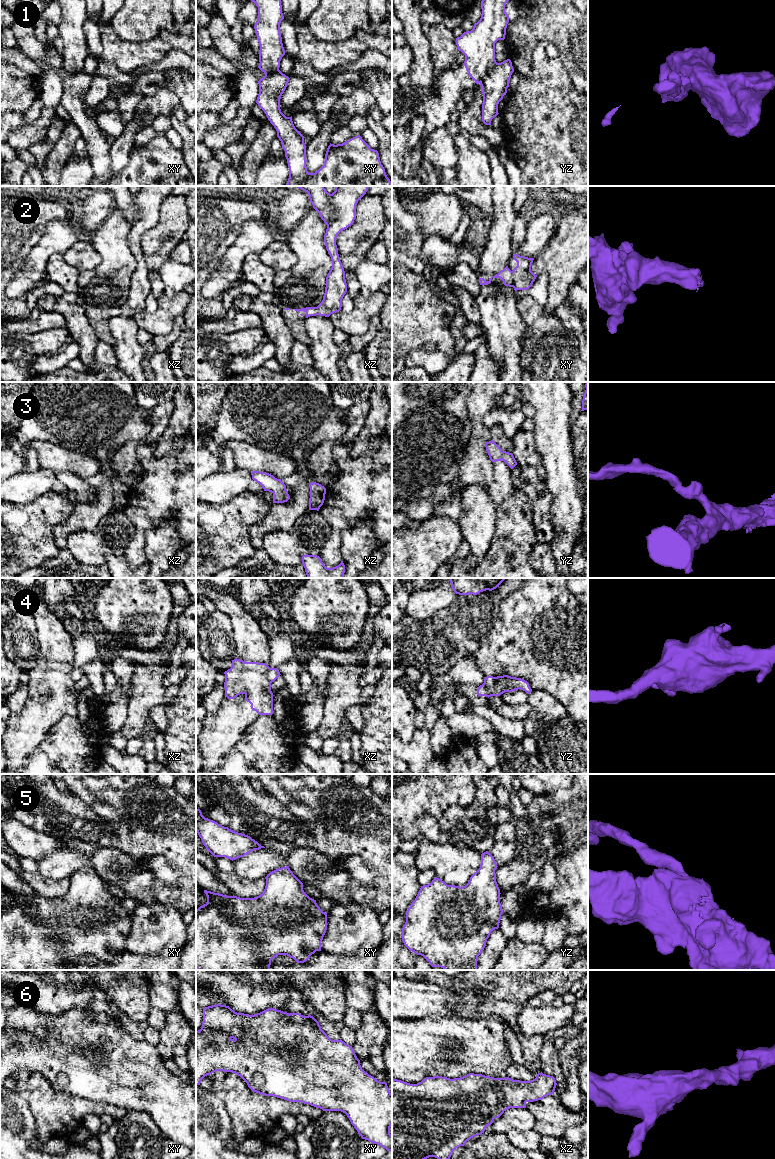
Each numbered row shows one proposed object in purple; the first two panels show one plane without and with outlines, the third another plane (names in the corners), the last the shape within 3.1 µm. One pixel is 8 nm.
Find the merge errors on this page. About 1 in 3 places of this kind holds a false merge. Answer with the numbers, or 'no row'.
1, 2, 4

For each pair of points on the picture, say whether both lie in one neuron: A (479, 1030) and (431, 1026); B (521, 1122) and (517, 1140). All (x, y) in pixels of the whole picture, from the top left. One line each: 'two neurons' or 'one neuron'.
A: one neuron
B: two neurons

